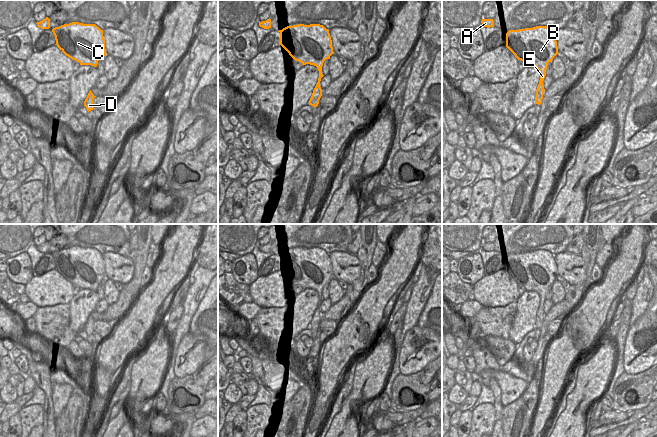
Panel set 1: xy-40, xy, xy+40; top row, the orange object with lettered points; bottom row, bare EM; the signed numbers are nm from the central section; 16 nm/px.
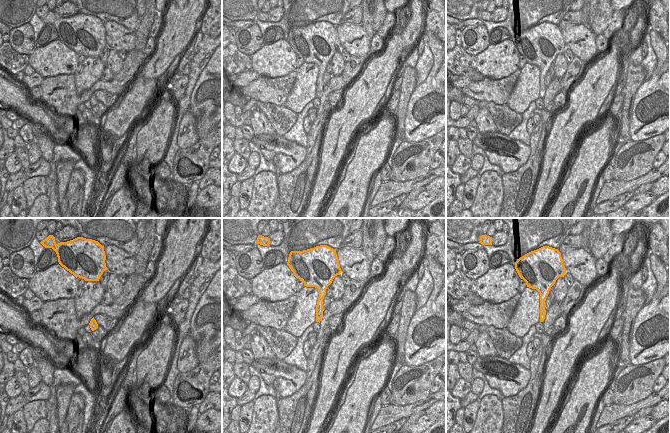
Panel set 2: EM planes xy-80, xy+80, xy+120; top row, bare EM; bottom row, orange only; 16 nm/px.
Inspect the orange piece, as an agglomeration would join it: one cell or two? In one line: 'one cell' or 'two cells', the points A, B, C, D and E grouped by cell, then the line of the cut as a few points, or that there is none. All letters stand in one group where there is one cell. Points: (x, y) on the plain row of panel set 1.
one cell; A B C D E; no cut

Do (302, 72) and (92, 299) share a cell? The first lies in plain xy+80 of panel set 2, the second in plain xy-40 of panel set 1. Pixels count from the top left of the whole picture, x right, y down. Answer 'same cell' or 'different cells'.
same cell

